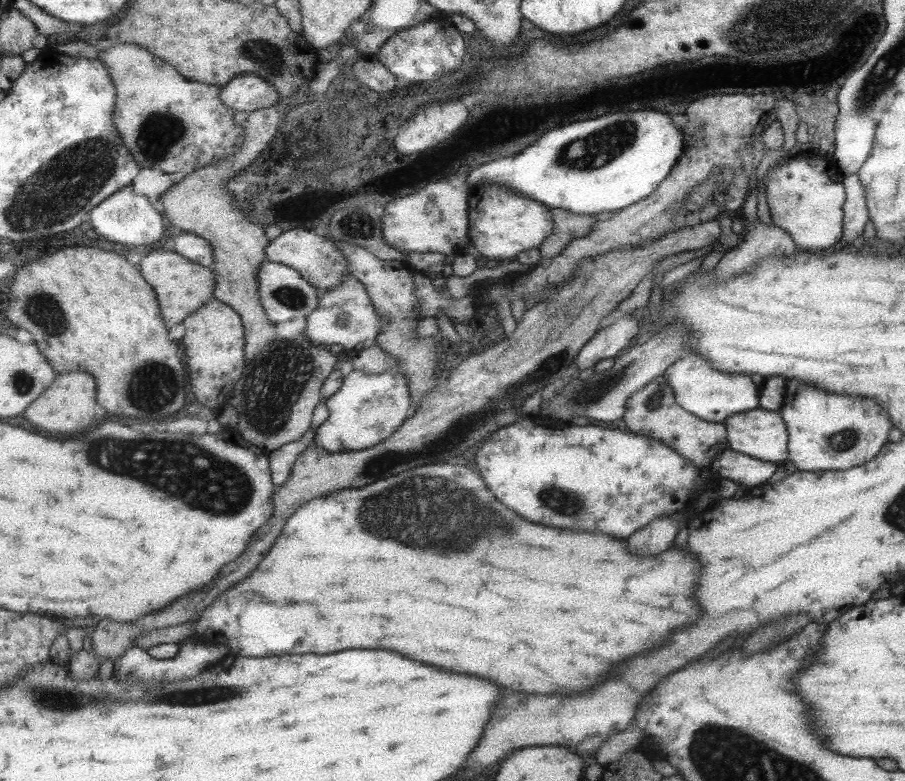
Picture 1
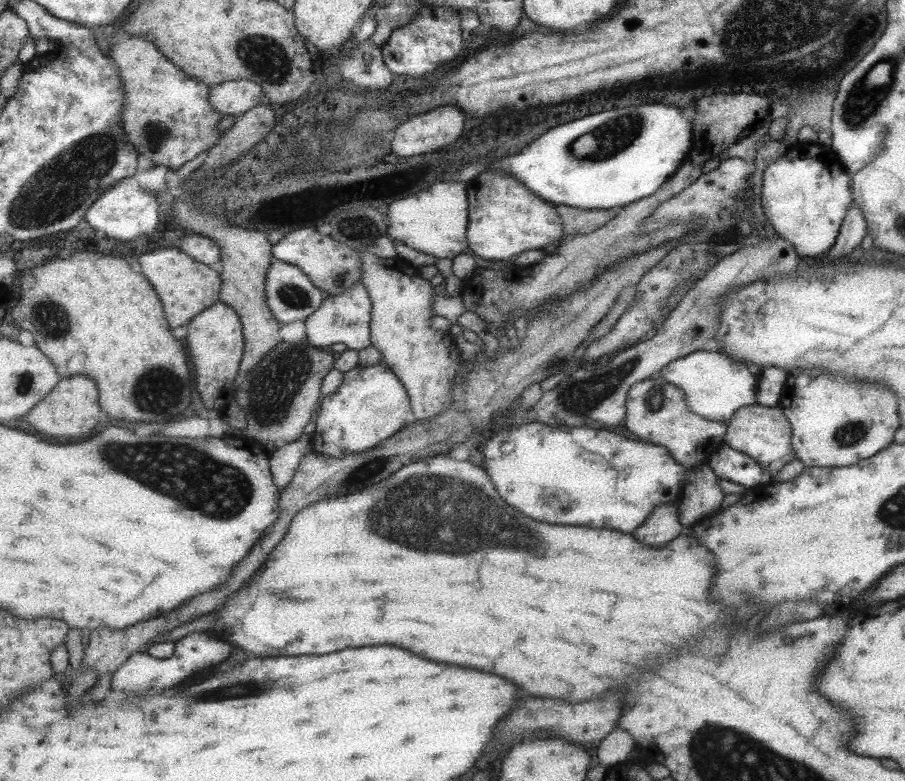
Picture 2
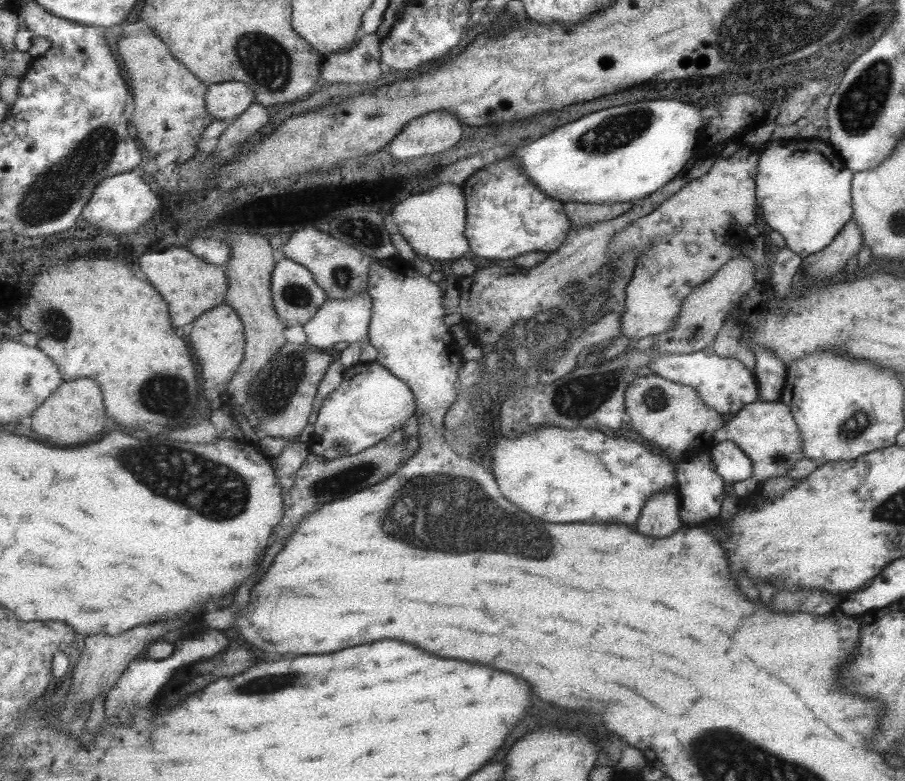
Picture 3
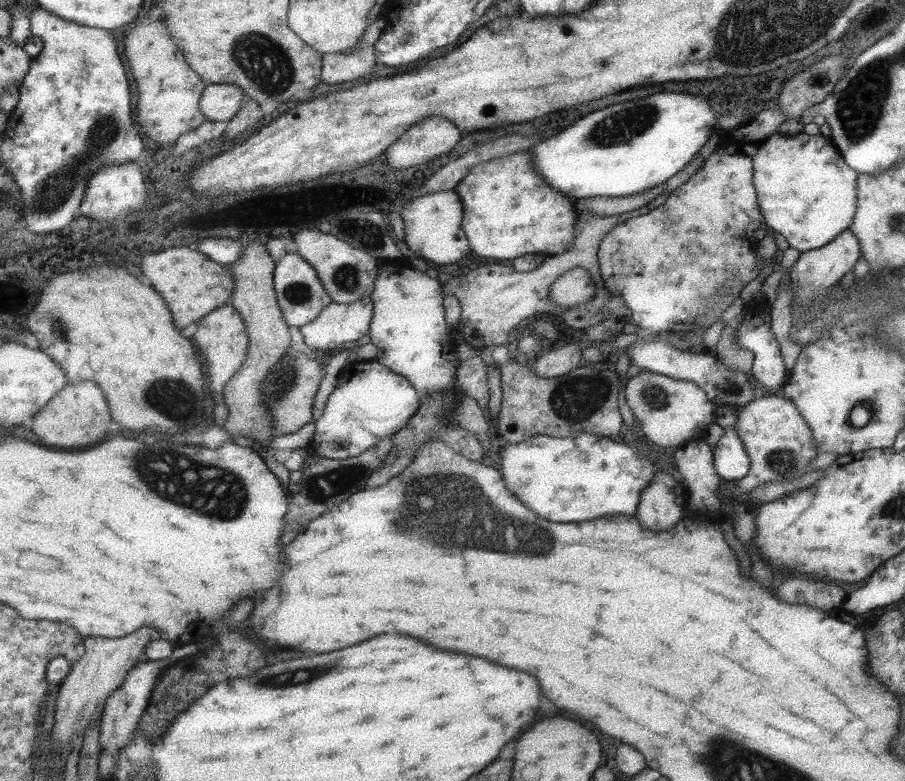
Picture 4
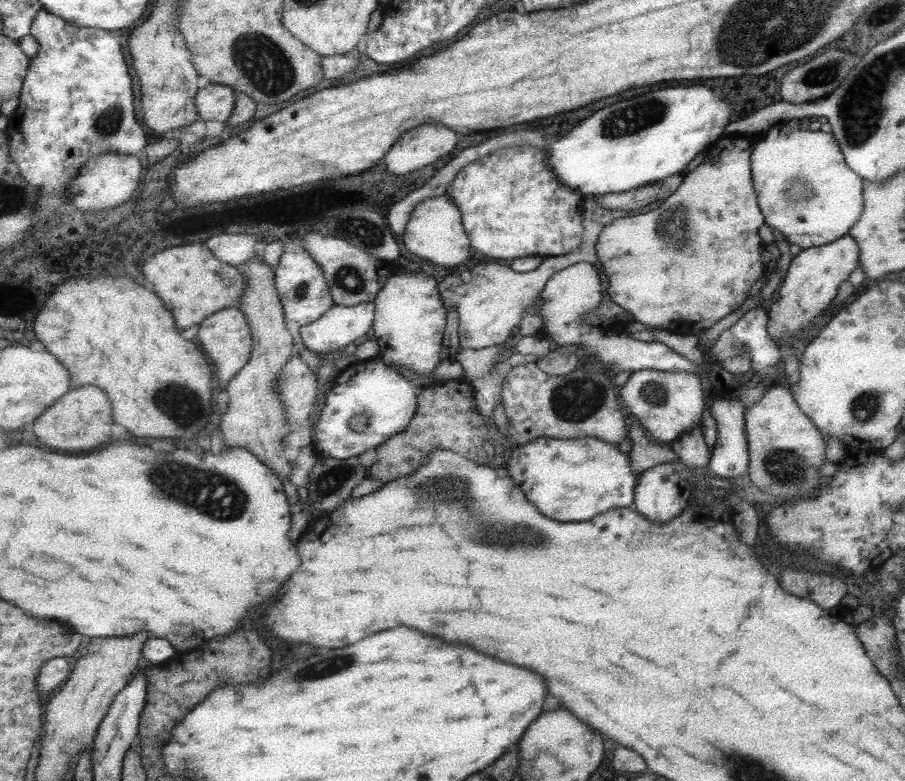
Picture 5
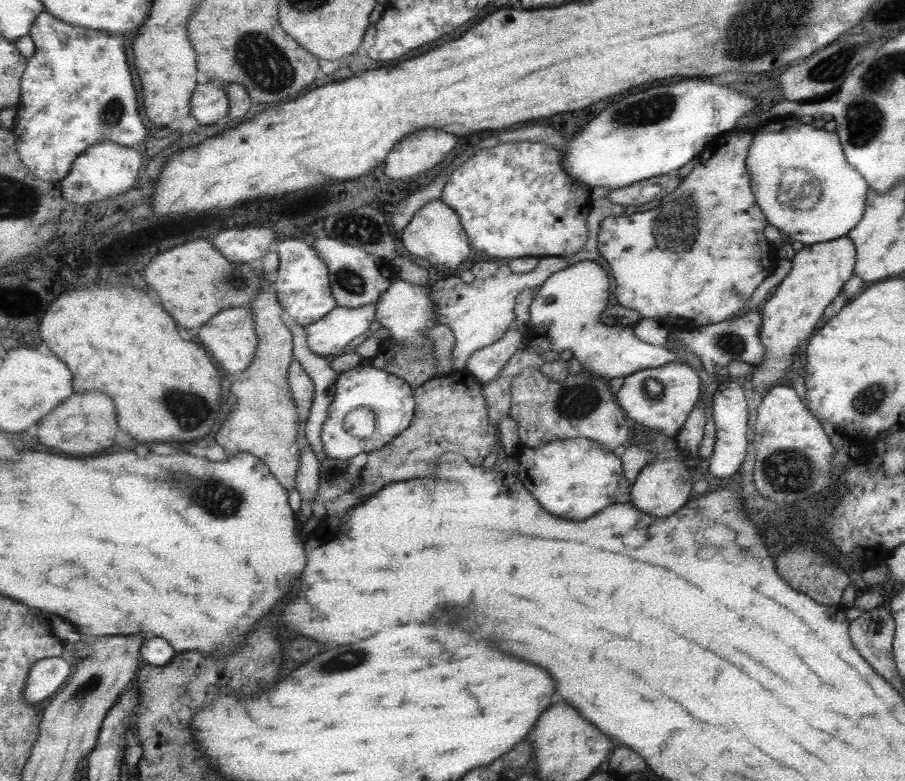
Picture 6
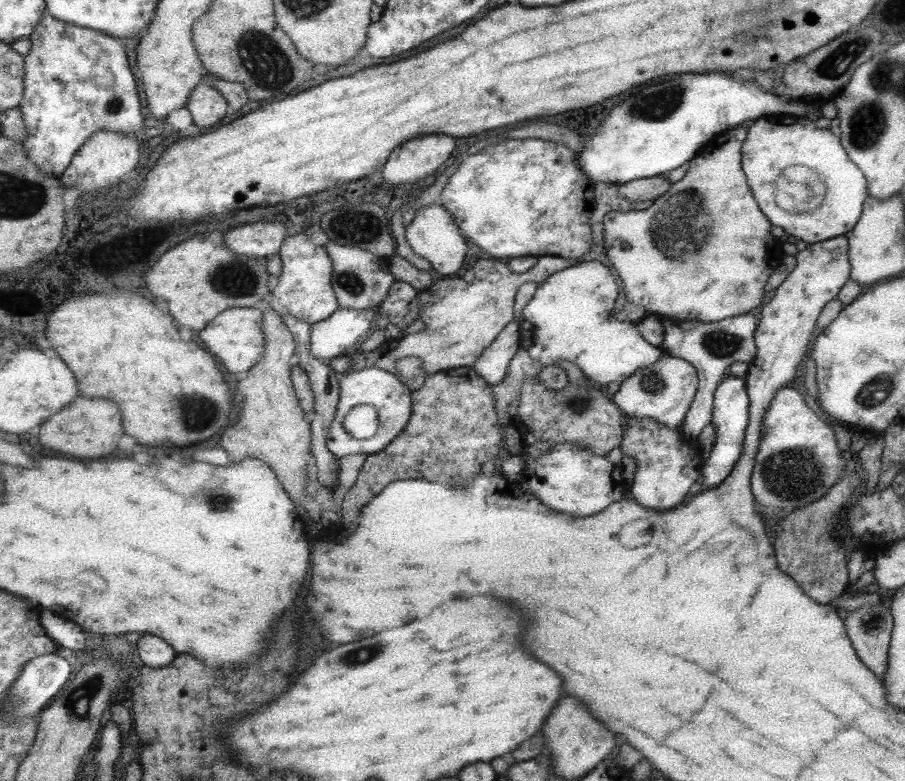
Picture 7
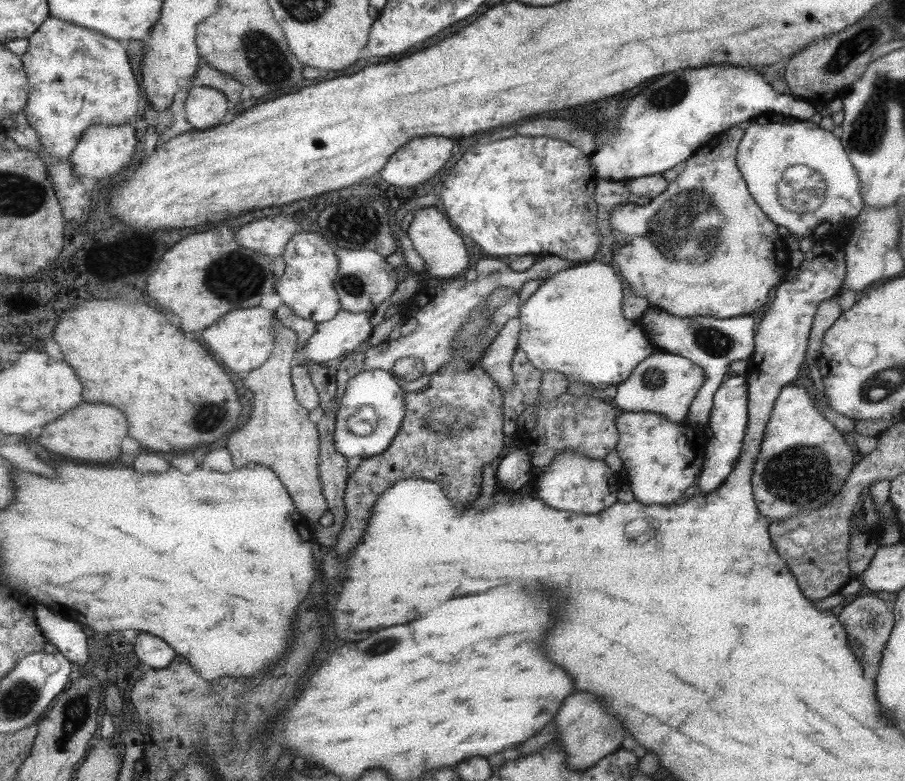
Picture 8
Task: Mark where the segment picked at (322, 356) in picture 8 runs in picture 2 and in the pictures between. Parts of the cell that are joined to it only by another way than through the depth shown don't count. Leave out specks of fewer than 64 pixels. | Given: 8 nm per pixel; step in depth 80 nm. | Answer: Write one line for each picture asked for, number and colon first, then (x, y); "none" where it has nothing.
2: (346, 318)
3: (349, 320)
4: (338, 324)
5: (342, 325)
6: (332, 335)
7: (338, 336)

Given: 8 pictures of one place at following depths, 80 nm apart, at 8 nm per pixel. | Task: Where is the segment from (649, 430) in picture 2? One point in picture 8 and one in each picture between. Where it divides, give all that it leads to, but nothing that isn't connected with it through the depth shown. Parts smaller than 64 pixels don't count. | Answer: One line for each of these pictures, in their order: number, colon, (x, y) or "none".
3: (670, 415)
4: (670, 411)
5: (667, 404)
6: (662, 397)
7: (663, 391)
8: (663, 383)

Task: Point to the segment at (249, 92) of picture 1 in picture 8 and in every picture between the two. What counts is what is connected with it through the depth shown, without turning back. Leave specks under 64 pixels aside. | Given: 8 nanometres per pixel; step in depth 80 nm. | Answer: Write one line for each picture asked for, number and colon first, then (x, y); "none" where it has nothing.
2: (236, 97)
3: (227, 101)
4: (220, 102)
5: (216, 102)
6: (210, 102)
7: (207, 105)
8: (205, 107)

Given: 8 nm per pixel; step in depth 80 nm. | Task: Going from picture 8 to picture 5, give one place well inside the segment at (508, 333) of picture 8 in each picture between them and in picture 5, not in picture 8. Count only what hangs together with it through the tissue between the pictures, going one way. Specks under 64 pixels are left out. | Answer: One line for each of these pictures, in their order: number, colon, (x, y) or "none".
5: (475, 363)
6: (484, 365)
7: (492, 365)

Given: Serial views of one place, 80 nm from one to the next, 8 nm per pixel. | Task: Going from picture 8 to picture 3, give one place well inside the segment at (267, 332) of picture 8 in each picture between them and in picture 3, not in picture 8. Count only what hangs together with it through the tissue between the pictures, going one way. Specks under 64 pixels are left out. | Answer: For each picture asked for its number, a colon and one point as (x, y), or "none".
3: (219, 339)
4: (223, 337)
5: (227, 337)
6: (232, 338)
7: (237, 338)

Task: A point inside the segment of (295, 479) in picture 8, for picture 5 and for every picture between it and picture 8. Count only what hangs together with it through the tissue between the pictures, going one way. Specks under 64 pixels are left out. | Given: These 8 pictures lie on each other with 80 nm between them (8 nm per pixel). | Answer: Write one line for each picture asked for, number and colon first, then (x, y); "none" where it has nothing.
5: (257, 420)
6: (265, 422)
7: (272, 427)

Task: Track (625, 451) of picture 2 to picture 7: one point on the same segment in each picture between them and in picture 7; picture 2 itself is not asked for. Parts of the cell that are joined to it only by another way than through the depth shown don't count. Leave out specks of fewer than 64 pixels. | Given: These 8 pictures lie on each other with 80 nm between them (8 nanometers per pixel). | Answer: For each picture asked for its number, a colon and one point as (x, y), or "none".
3: (554, 474)
4: (599, 476)
5: (591, 476)
6: (550, 472)
7: (569, 478)

